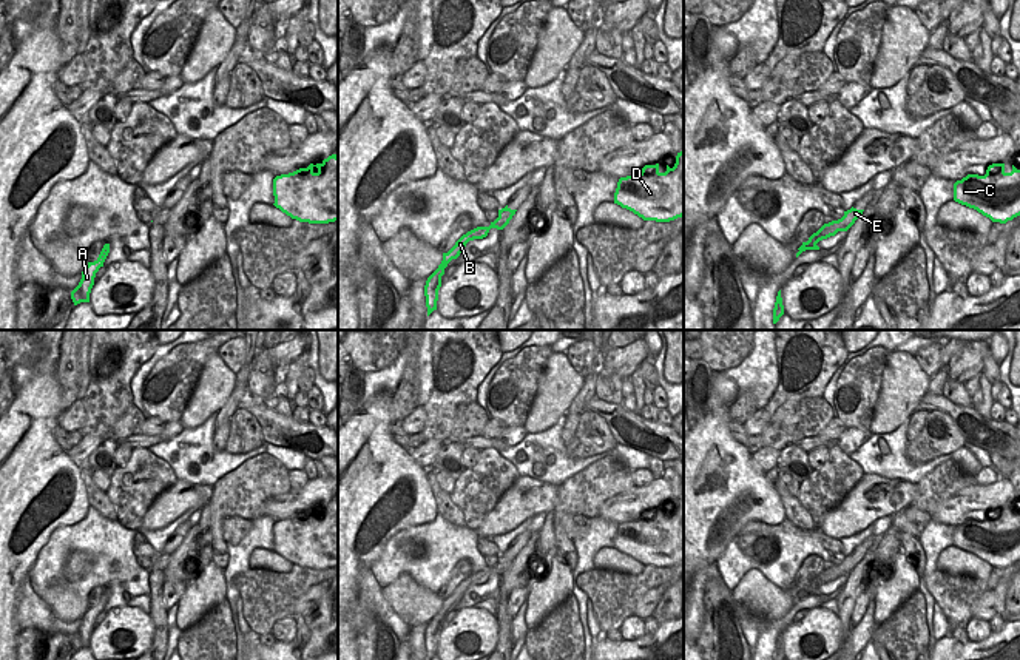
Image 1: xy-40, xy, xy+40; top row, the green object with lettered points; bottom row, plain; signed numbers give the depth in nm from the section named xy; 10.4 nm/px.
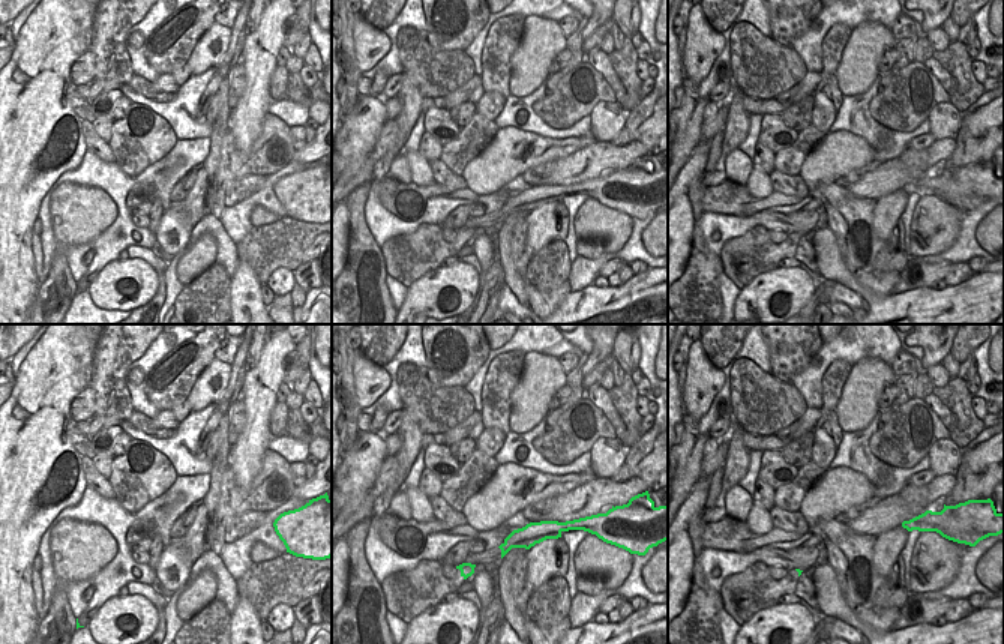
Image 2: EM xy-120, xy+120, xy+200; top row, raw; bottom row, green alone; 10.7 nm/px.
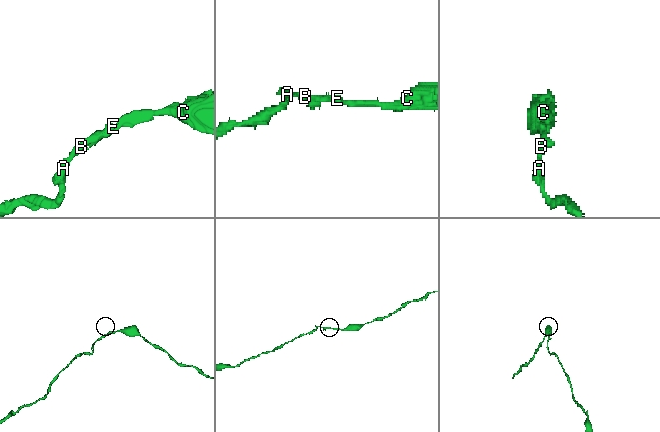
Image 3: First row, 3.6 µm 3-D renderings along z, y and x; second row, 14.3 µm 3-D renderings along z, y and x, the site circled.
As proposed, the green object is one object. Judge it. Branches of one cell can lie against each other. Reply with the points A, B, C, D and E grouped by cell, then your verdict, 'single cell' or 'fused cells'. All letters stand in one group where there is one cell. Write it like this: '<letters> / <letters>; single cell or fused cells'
A B C D E; single cell

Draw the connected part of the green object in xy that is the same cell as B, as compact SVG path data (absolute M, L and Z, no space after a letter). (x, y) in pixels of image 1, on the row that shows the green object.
M508 205L502 210L498 210L498 217L491 222L489 227L477 227L466 234L463 234L455 245L448 251L443 253L443 261L438 265L438 268L427 278L424 285L424 296L426 296L426 307L427 307L427 316L437 310L437 301L438 301L438 290L441 287L441 276L444 274L444 268L452 259L457 259L466 244L474 239L483 239L488 236L491 228L503 230L517 210L511 210Z

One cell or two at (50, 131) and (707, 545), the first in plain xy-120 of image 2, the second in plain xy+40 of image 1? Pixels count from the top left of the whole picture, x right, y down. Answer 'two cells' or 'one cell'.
one cell

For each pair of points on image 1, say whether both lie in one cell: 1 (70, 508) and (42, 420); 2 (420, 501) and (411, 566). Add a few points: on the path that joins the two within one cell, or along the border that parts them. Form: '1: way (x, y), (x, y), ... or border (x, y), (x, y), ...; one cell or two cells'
1: way (71, 486), (71, 475), (42, 446), (42, 441); one cell
2: border (437, 512), (431, 521), (400, 529), (386, 546); two cells

